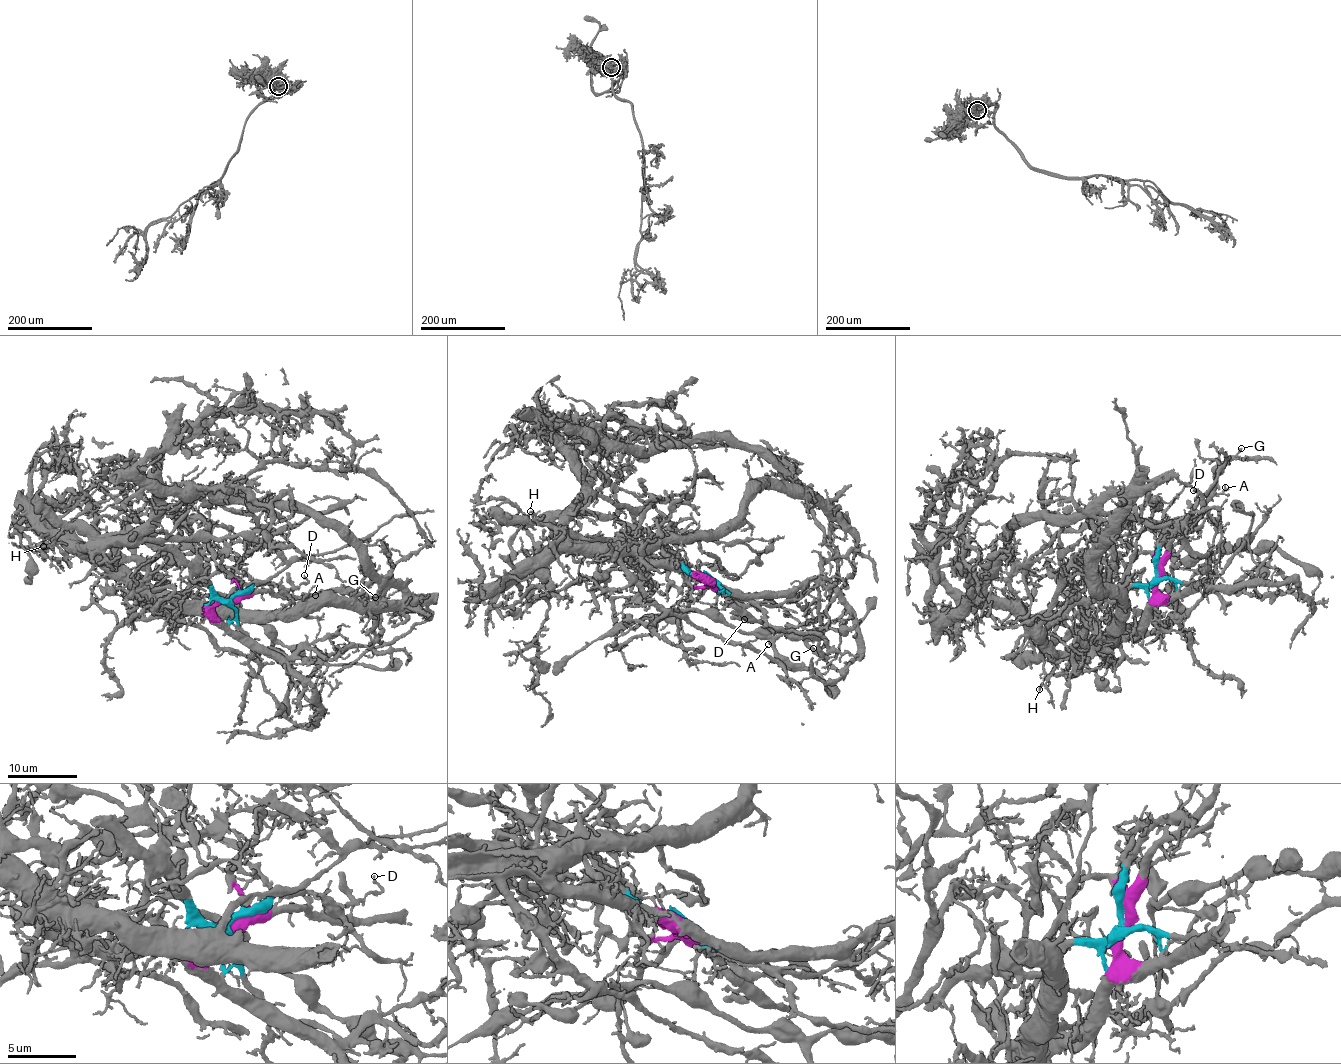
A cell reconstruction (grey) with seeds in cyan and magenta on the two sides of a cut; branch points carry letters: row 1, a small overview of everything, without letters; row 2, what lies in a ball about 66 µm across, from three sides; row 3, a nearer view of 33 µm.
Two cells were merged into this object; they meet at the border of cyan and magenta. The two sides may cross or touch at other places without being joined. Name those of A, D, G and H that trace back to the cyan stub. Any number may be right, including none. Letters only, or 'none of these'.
D, H

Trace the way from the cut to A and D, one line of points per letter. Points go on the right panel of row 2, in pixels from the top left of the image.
A: (1157, 576), (1163, 572), (1170, 545), (1196, 521), (1209, 501), (1225, 487)
D: (1156, 576), (1162, 543), (1173, 527), (1189, 516), (1196, 503), (1198, 492), (1193, 490)

